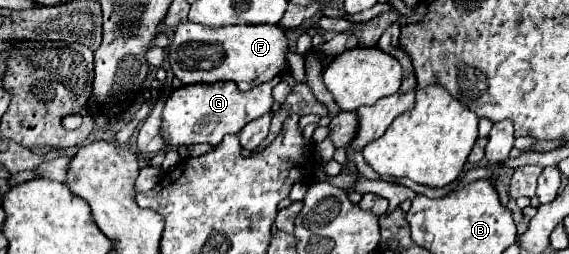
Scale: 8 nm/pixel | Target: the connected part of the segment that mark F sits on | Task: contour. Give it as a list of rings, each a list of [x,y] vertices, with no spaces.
[[[185,21],[177,25],[175,35],[171,39],[169,47],[169,63],[177,79],[187,83],[217,83],[217,81],[233,81],[241,91],[249,91],[257,87],[259,83],[271,81],[277,75],[283,75],[289,71],[287,63],[287,35],[281,27],[271,25],[229,25],[229,27],[205,27],[191,21]]]

